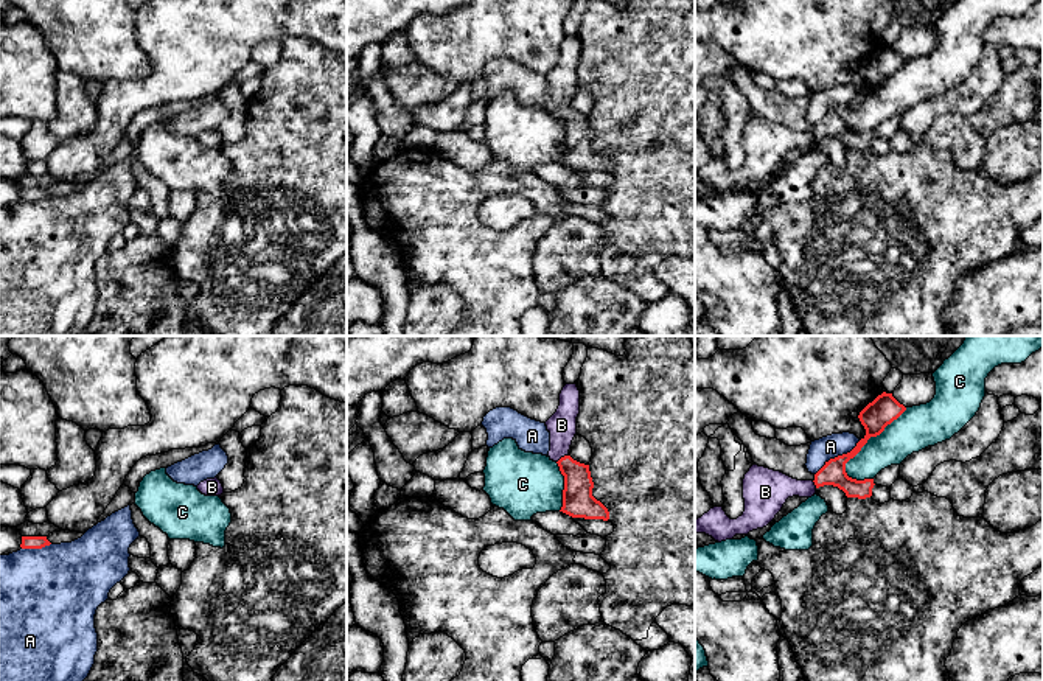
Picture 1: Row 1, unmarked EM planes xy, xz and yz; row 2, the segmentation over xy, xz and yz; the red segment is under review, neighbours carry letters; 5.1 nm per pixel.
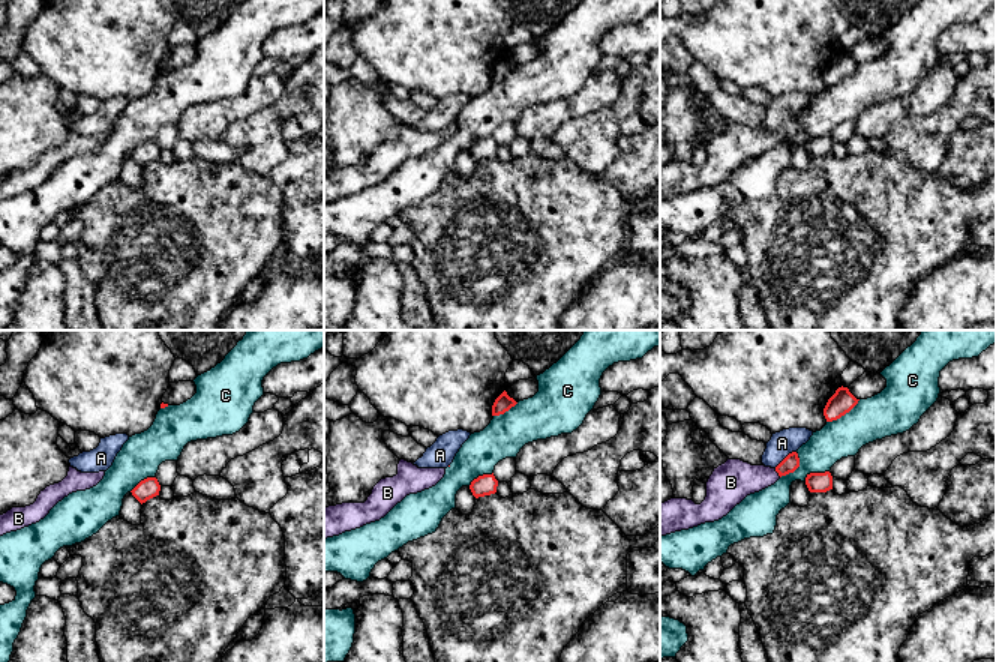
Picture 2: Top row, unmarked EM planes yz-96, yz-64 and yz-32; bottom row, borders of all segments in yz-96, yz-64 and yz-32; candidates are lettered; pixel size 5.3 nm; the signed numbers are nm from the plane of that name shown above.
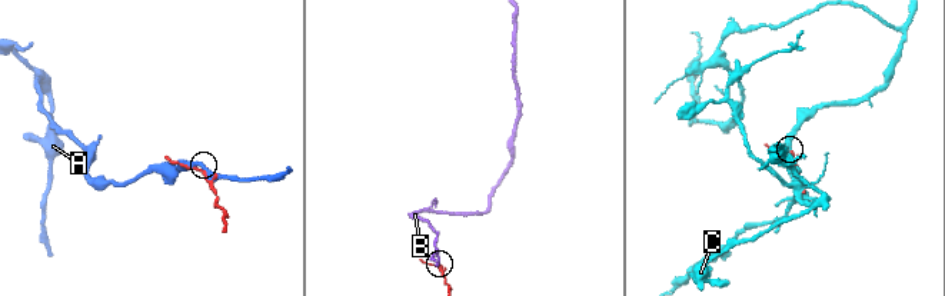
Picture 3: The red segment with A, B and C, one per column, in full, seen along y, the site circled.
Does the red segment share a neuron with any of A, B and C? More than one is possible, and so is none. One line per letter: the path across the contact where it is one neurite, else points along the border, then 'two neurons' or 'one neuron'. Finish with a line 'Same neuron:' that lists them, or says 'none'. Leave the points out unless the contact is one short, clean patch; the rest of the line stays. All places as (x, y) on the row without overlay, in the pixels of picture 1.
A: two neurons
B: way xz (577, 148), (577, 128), (561, 109), (561, 76); one neuron
C: two neurons
Same neuron: B

